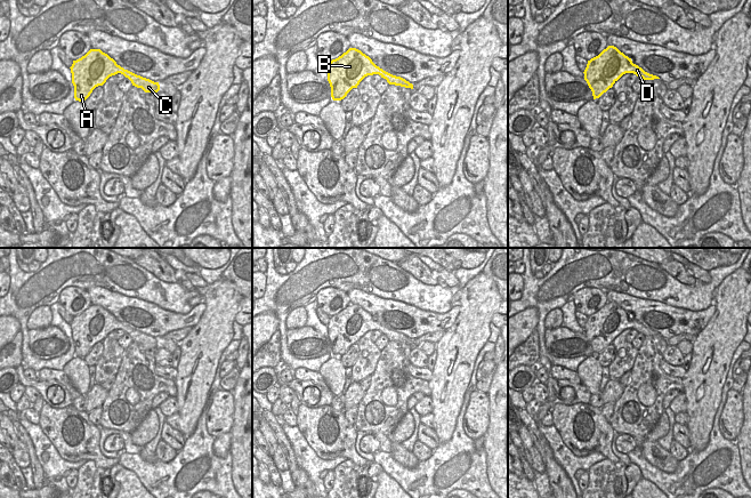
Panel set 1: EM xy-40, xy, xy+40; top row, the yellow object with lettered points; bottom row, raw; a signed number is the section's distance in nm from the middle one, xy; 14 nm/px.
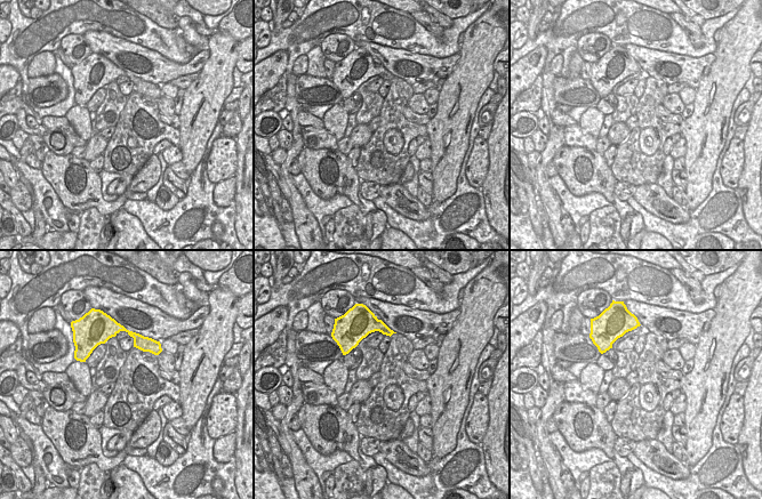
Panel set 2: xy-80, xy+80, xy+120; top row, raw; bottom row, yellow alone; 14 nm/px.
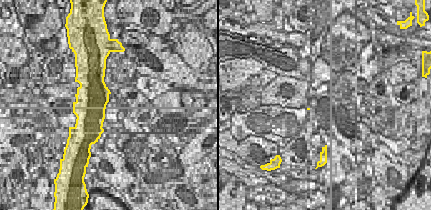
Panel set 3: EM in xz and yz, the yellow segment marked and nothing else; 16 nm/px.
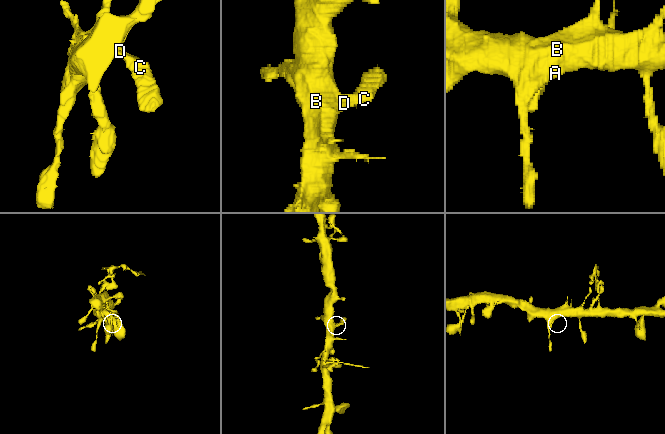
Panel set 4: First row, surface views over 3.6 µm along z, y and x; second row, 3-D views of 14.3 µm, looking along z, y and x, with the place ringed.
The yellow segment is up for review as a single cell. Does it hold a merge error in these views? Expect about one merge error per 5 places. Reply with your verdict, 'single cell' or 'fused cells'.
single cell

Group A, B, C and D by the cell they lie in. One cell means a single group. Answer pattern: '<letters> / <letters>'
A B C D

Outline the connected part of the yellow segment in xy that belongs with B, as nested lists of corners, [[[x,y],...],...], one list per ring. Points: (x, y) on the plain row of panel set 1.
[[[349,304],[338,314],[330,316],[326,327],[333,356],[344,355],[353,344],[357,344],[365,332],[373,330],[379,330],[389,340],[413,345],[412,339],[383,327],[369,312],[356,304]]]

